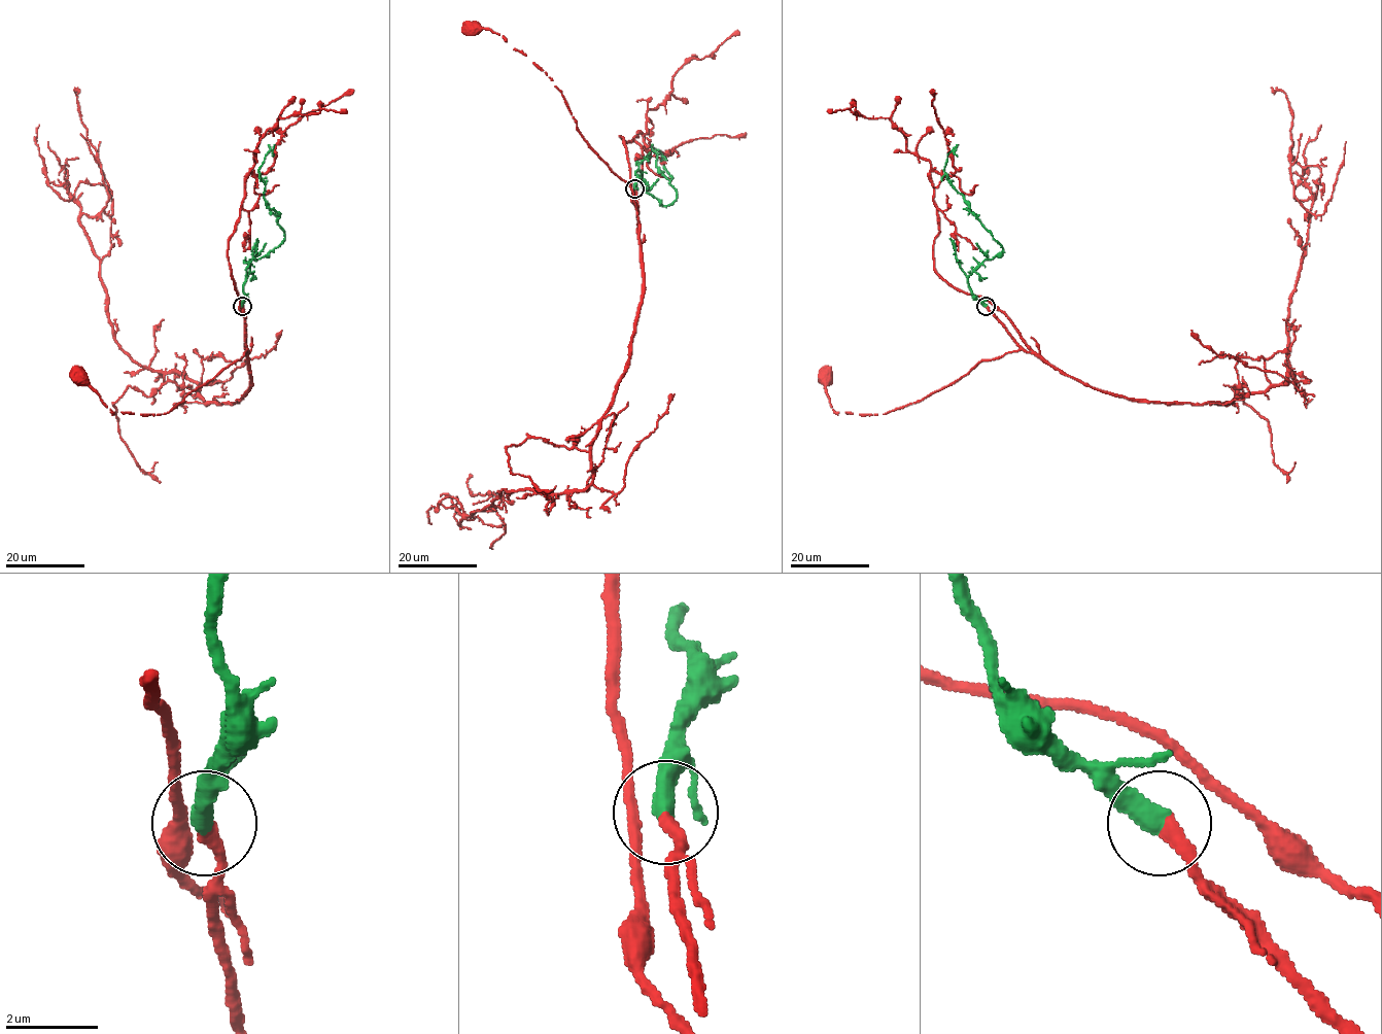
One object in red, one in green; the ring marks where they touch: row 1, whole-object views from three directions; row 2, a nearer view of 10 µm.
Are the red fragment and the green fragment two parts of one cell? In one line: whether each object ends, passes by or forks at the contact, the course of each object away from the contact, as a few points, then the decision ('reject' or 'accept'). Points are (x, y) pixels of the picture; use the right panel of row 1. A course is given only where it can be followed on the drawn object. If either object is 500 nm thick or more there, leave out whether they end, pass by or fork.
red passes by | green ends | red via (986, 305), (1020, 349), (981, 359), (967, 374), (916, 402), (887, 413), (836, 412), (822, 381), (825, 378) | green via (986, 305), (972, 294), (968, 277), (985, 260), (1002, 250), (944, 171), (947, 154), (957, 144) | accept

